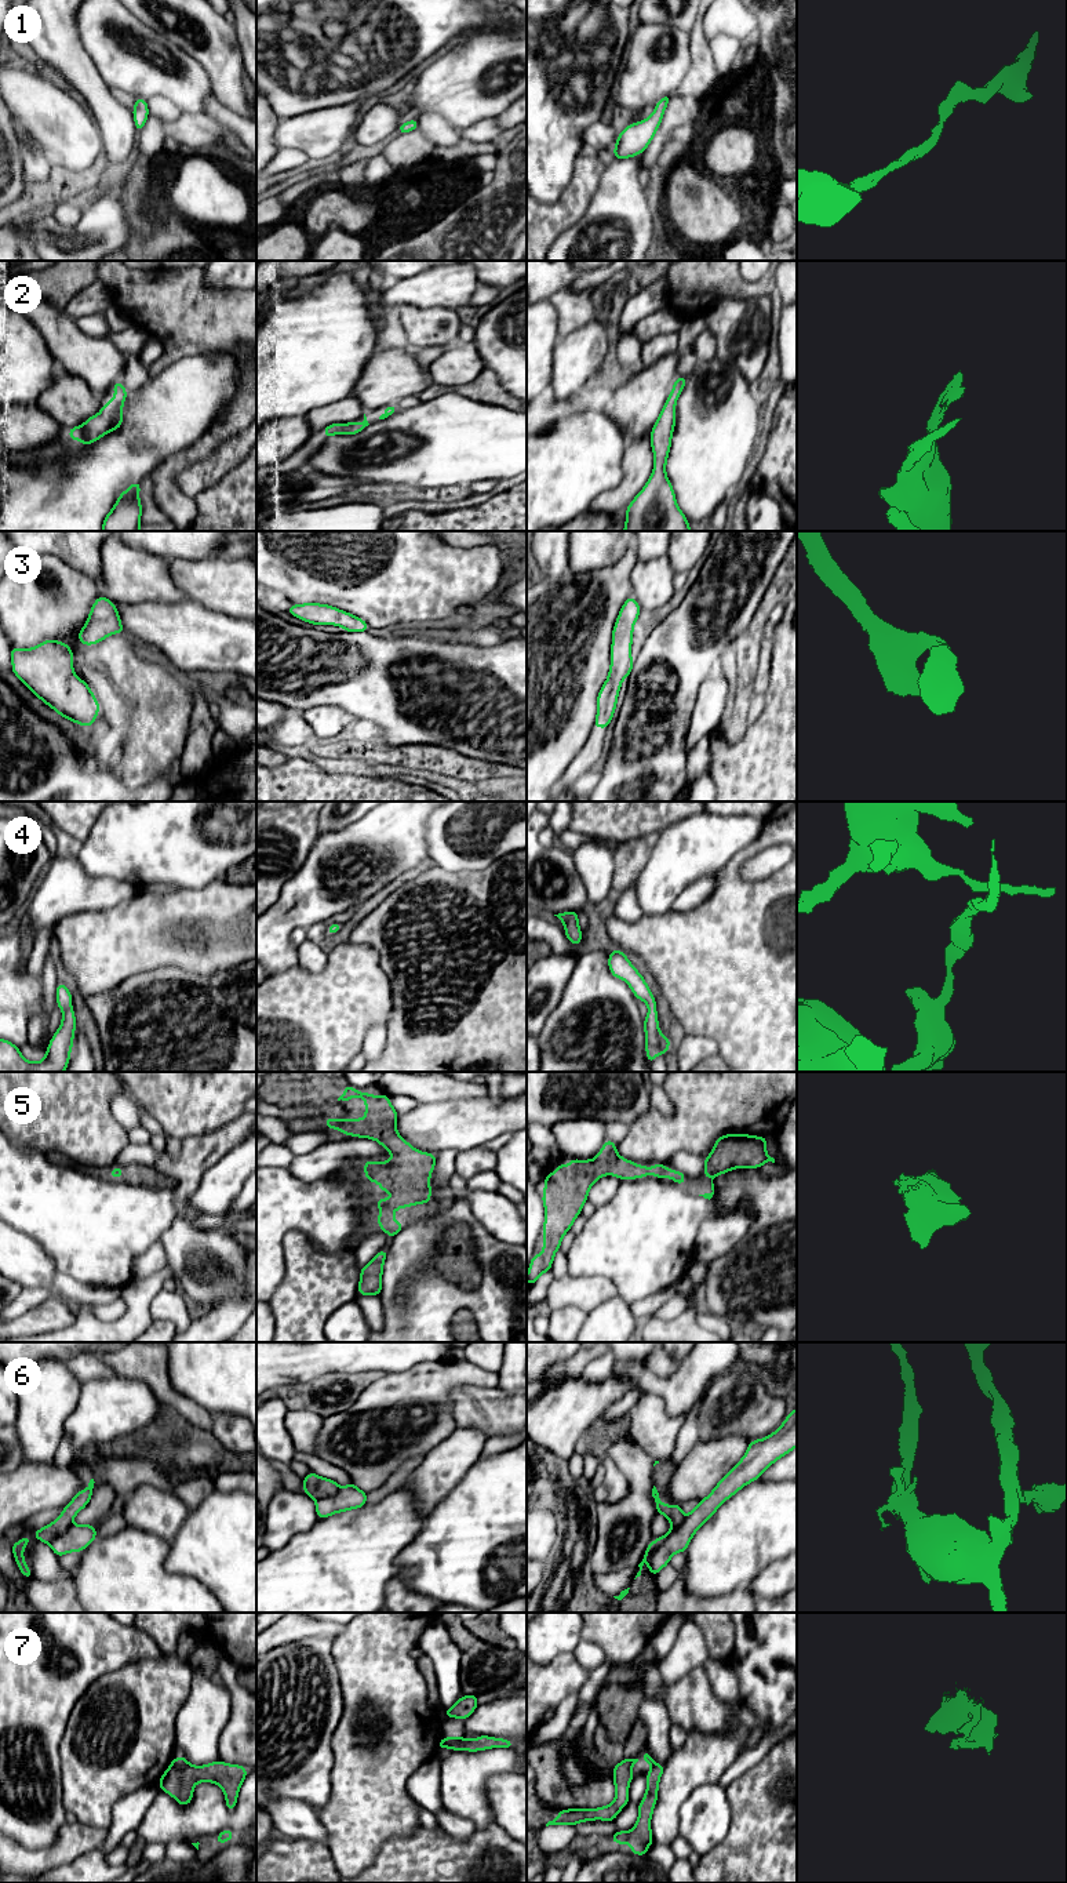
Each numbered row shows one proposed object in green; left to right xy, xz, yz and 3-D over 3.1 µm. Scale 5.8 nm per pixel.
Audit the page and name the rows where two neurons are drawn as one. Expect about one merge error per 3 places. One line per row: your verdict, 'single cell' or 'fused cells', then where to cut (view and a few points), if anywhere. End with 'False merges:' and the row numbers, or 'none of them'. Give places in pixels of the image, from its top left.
1: single cell; no cut
2: single cell; no cut
3: single cell; no cut
4: single cell; no cut
5: single cell; no cut
6: fused cells; cut in yz along (685, 1516), (648, 1556)
7: fused cells; cut in xy along (171, 1763), (175, 1766), (189, 1765)
False merges: 6, 7

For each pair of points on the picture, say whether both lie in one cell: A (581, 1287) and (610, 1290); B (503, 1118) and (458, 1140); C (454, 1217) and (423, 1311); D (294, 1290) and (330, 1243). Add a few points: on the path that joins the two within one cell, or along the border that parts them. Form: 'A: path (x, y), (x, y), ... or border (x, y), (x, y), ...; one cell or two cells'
A: path (587, 1290), (603, 1290); one cell
B: path (492, 1118), (477, 1120), (469, 1129); one cell
C: path (429, 1236), (418, 1247), (418, 1286); one cell
D: border (298, 1231), (321, 1253), (341, 1254), (349, 1249); two cells

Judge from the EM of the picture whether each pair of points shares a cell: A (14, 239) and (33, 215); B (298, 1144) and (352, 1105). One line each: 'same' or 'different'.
A: same
B: different

